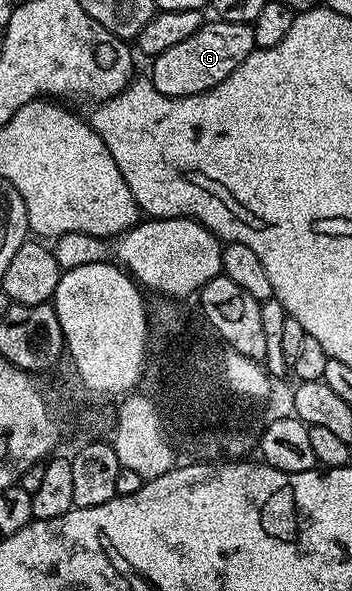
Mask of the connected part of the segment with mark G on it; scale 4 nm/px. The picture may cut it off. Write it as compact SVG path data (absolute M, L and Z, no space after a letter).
M217 18L203 23L192 38L184 38L177 46L164 50L164 54L153 57L154 64L148 72L148 79L154 83L156 90L165 96L191 96L206 92L212 86L224 82L244 58L254 51L254 29L248 24L237 24Z

